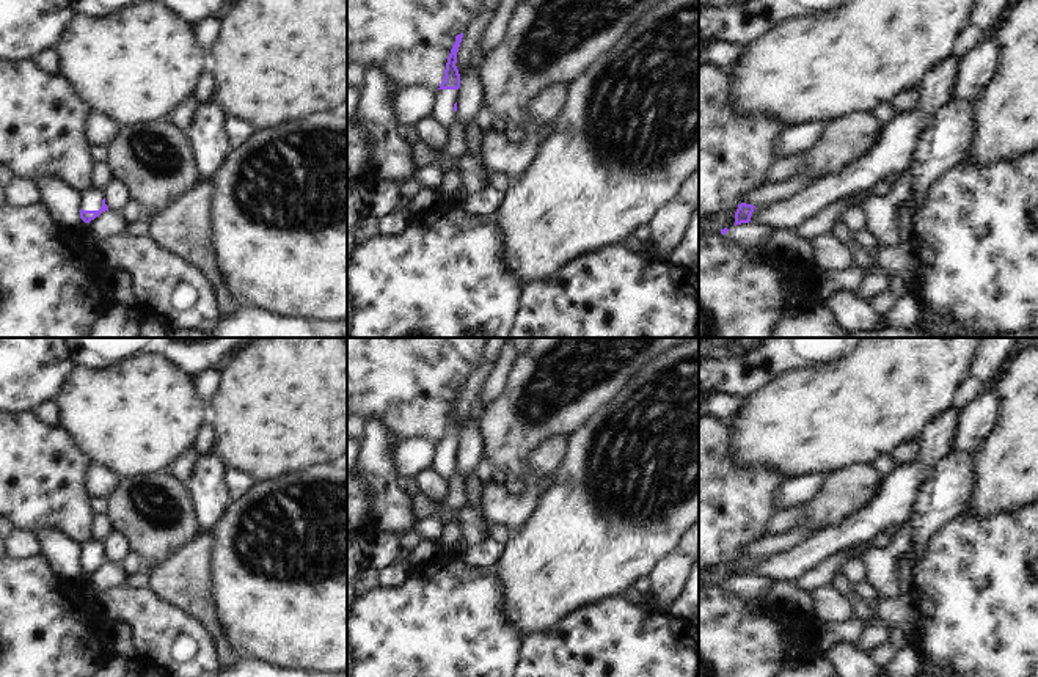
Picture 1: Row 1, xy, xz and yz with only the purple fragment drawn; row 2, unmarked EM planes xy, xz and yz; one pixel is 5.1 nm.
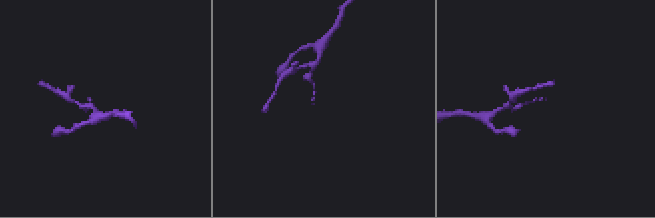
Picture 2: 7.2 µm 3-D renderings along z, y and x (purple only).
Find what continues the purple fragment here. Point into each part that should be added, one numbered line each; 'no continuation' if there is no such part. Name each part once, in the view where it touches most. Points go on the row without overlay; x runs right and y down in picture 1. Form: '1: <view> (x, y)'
1: xy (91, 550)

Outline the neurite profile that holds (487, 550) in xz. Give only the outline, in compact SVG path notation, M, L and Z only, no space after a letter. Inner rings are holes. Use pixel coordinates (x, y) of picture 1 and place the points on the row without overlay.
M493 537L473 542L463 550L463 558L470 564L495 564L504 550L504 542Z

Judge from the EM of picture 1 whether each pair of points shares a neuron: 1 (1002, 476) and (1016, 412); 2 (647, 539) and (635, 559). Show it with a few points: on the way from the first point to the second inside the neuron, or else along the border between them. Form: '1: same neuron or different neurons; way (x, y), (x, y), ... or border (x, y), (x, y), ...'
1: same neuron; way (1016, 461), (1016, 428)
2: same neuron; way (643, 544), (635, 555)

